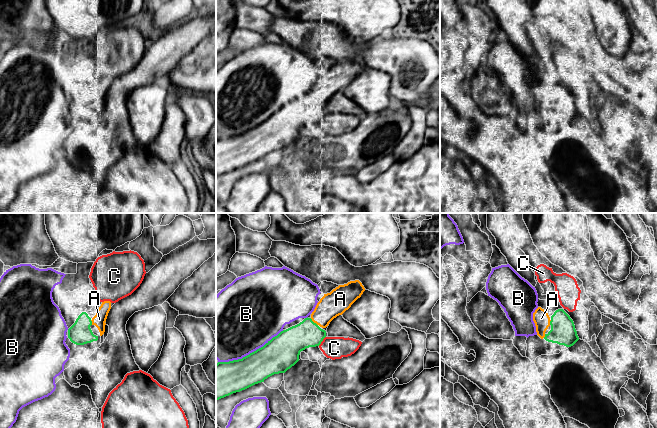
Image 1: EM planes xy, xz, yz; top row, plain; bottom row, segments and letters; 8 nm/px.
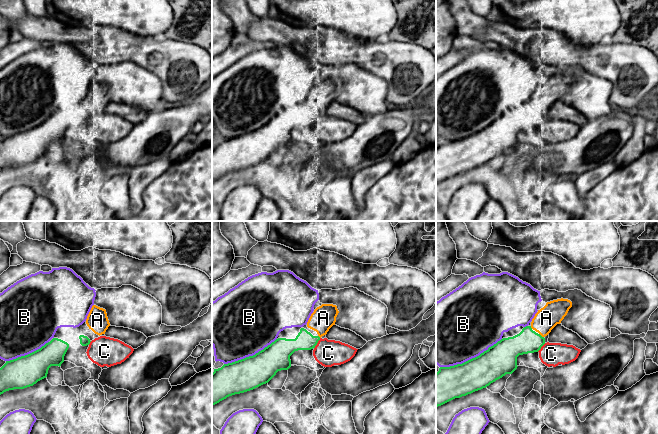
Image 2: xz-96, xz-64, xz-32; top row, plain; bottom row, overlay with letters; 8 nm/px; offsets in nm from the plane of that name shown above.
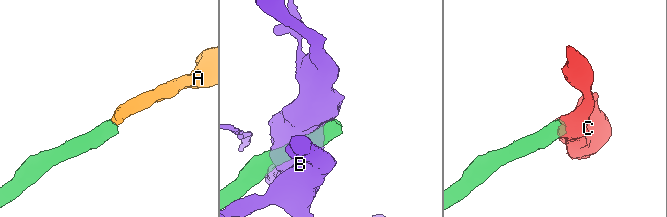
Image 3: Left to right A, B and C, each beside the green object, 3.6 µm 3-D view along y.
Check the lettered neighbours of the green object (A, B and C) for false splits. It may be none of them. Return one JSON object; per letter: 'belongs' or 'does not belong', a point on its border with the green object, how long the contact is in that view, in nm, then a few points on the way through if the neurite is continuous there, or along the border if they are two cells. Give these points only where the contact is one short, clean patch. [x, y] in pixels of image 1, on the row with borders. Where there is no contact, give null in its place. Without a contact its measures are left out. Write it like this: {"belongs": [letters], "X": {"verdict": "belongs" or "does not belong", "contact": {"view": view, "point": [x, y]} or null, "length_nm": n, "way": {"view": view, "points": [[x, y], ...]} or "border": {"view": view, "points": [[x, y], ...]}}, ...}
{"belongs": ["A"], "A": {"verdict": "belongs", "contact": {"view": "xz", "point": [313, 322]}, "length_nm": 90}, "B": {"verdict": "does not belong", "contact": {"view": "xz", "point": [250, 353]}, "length_nm": 600}, "C": {"verdict": "does not belong", "contact": {"view": "xz", "point": [322, 340]}, "length_nm": 100}}

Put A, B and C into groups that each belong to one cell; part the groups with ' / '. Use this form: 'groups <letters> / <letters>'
groups A / B / C

